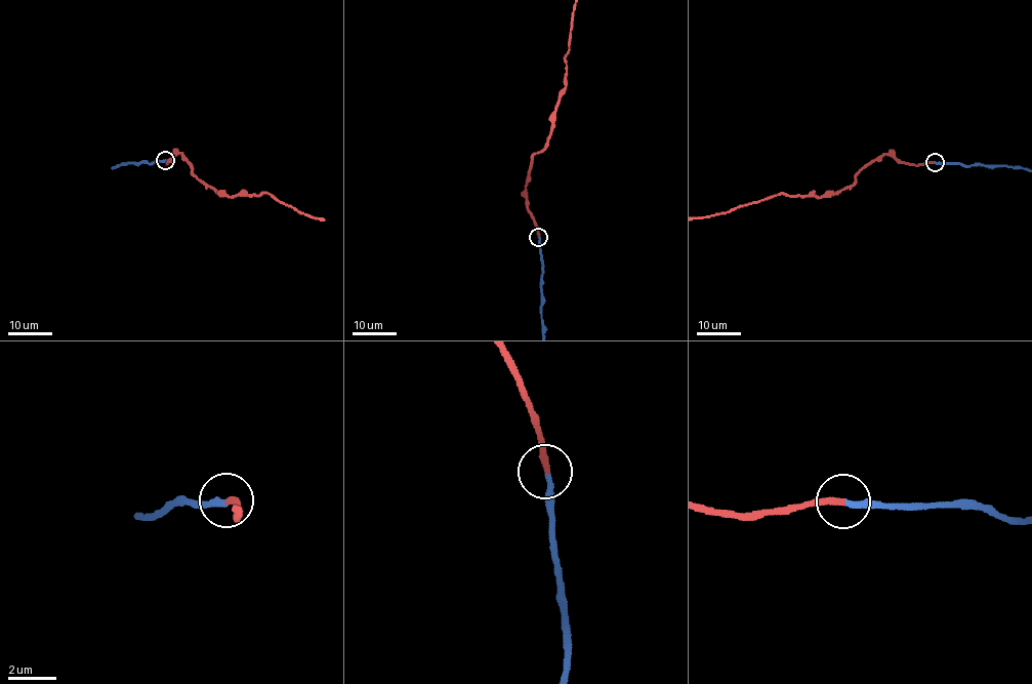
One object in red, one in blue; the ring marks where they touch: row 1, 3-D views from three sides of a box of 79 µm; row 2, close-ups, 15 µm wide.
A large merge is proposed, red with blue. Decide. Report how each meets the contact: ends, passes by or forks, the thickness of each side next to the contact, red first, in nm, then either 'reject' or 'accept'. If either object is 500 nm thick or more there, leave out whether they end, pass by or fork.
red ends; blue ends; calibres 280 and 240 nm; accept

